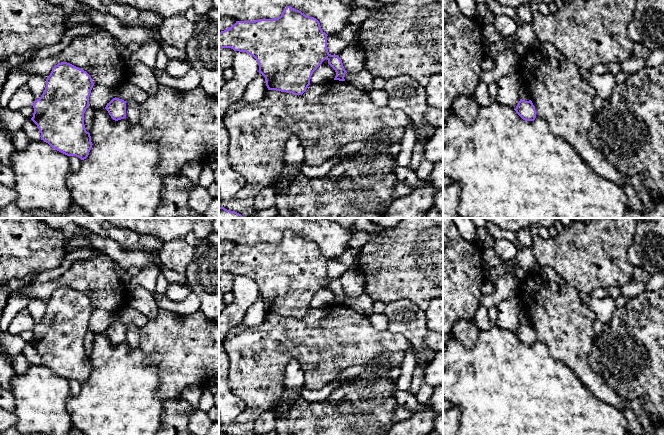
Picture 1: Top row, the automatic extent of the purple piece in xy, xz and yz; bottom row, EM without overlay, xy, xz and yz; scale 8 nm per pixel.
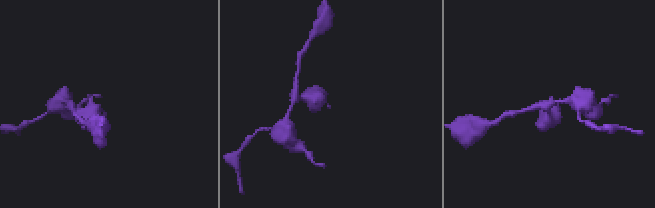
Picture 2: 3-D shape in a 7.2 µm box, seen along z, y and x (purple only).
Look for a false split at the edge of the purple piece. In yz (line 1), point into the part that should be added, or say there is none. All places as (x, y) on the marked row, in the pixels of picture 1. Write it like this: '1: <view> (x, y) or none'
1: none

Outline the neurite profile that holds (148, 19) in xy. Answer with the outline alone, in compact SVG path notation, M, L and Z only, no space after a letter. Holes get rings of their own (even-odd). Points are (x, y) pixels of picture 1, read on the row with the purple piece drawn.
M140 11L136 25L157 30L164 21L164 17L152 11Z

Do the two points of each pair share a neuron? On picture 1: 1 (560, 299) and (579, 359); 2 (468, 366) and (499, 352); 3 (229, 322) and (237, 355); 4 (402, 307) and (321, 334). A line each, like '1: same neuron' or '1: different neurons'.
1: same neuron
2: same neuron
3: different neurons
4: different neurons

